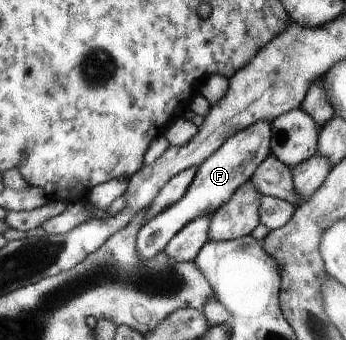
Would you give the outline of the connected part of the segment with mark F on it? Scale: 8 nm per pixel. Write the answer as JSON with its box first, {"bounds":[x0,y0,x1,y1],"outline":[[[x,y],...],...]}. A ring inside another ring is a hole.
{"bounds":[137,119,271,263],"outline":[[[257,119],[249,127],[245,126],[235,135],[228,137],[200,166],[193,183],[189,185],[187,193],[169,205],[165,211],[157,213],[145,222],[137,232],[137,257],[141,263],[149,261],[153,255],[163,251],[169,240],[189,221],[199,215],[209,215],[217,211],[231,199],[231,195],[242,187],[255,173],[255,168],[263,159],[271,155],[271,121]]]}

